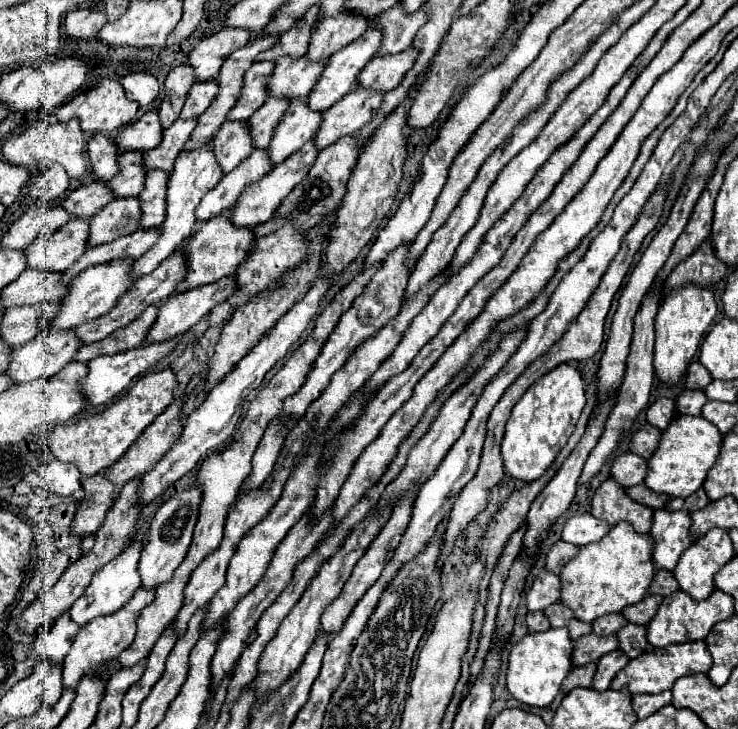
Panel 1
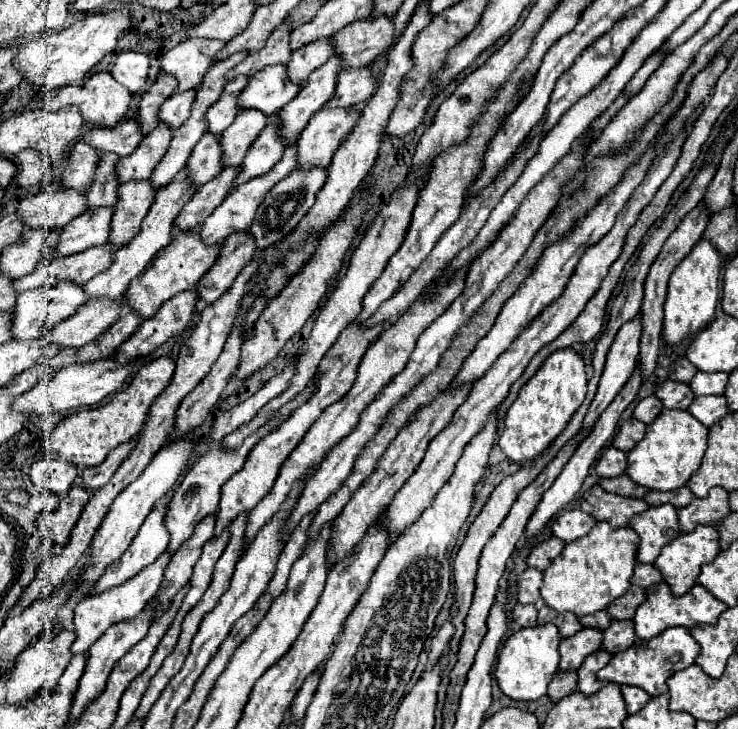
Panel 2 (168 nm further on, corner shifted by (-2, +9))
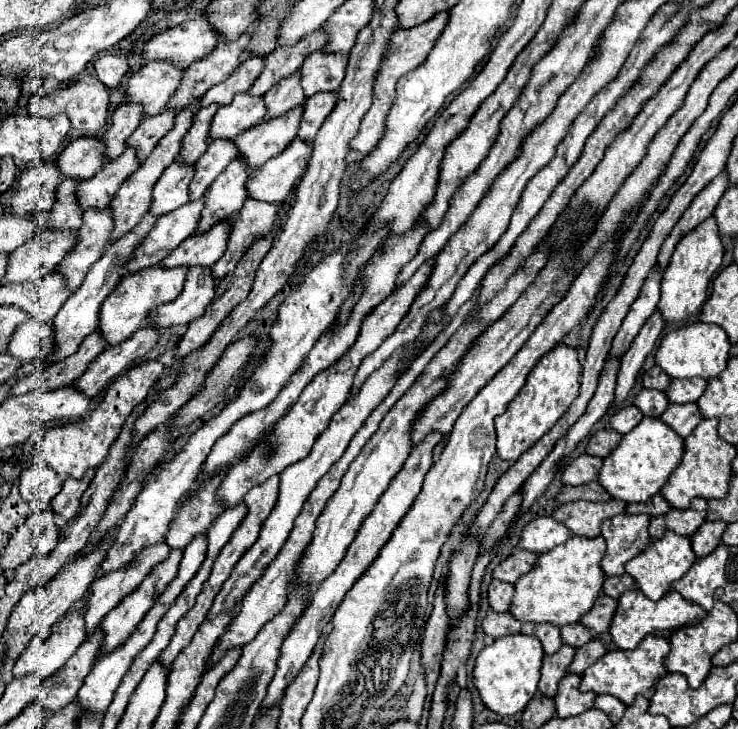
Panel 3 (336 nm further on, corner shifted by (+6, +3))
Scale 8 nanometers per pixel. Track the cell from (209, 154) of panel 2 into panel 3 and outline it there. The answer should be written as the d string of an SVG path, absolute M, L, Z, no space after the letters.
M173 162L163 172L163 176L157 180L153 188L153 200L151 200L149 212L153 216L163 216L187 204L189 202L189 196L187 196L189 182L191 182L191 168L187 168L185 164Z

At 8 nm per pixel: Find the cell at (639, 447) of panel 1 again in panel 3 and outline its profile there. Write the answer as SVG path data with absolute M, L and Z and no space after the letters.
M609 428L607 430L599 430L593 436L589 436L587 454L605 458L619 442L621 442L621 434L617 434L615 430L609 430Z

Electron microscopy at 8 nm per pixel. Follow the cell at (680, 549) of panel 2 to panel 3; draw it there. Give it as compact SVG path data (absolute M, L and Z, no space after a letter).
M665 532L663 538L653 540L639 556L631 558L625 564L625 572L635 580L637 588L649 598L649 600L659 600L671 590L671 582L679 580L695 562L695 554L691 548L691 540L685 536L679 536L675 532Z

